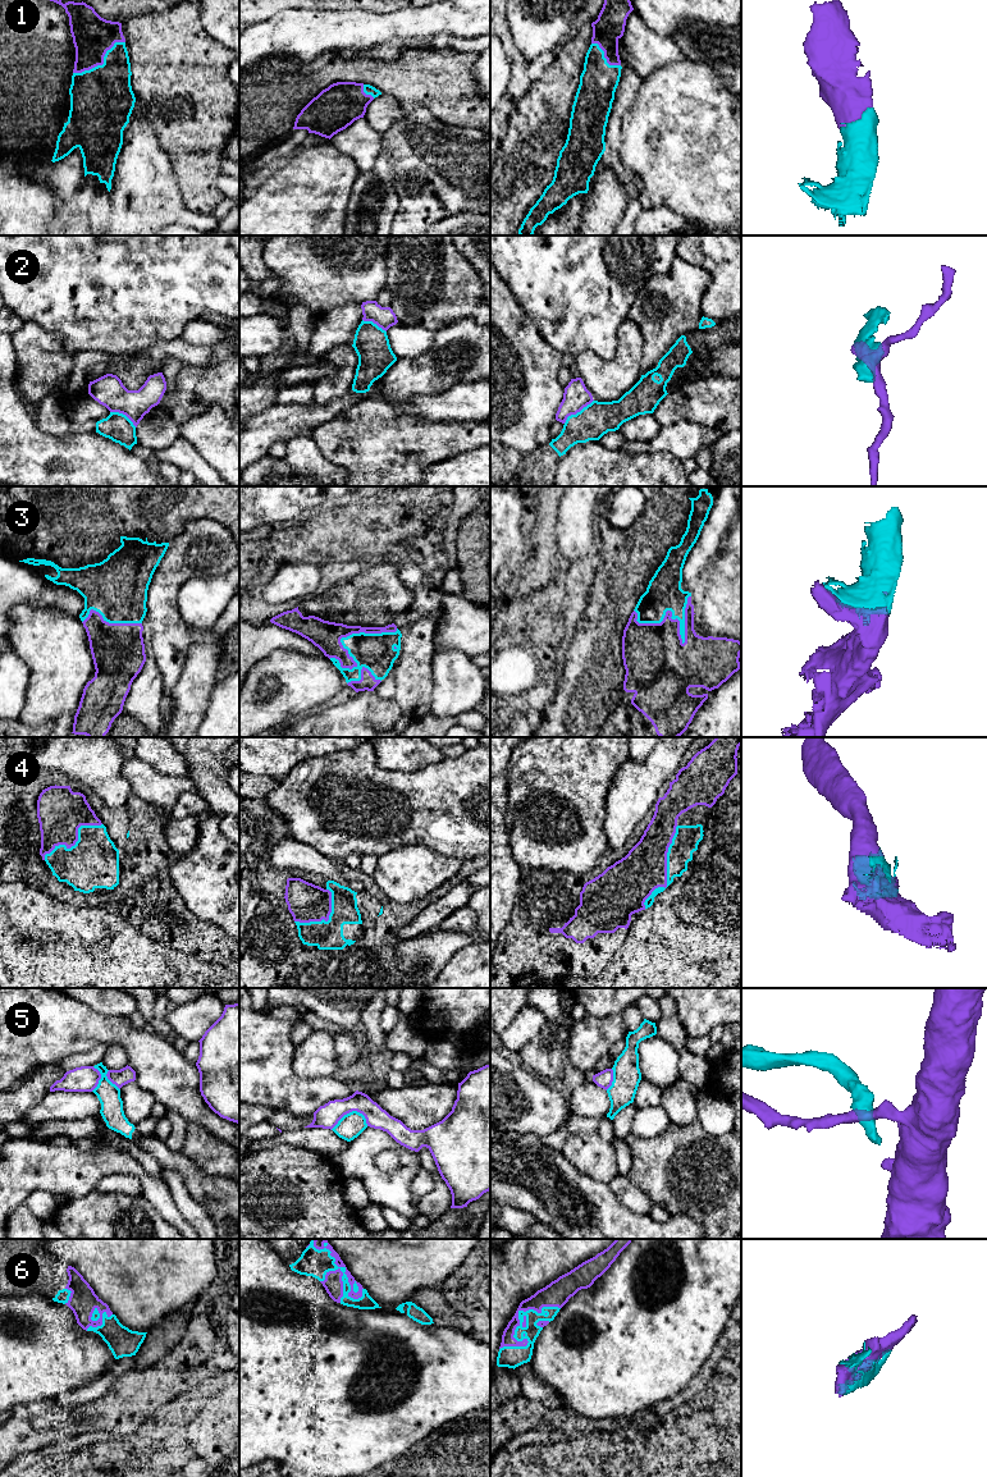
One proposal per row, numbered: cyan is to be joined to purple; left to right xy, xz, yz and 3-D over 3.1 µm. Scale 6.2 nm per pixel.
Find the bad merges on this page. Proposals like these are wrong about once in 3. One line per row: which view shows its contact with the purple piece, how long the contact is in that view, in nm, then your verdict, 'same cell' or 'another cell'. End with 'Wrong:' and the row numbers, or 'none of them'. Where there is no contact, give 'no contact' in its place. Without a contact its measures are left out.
1: xy | 380 nm | same cell
2: yz | 240 nm | another cell
3: yz | 380 nm | same cell
4: yz | 550 nm | same cell
5: xz | 240 nm | another cell
6: xz | 480 nm | same cell
Wrong: 2, 5

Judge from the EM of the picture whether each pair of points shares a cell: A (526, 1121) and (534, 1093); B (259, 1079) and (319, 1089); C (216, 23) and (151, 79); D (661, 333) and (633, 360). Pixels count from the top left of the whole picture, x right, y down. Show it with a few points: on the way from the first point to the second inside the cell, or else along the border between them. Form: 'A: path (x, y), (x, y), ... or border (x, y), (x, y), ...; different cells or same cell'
A: path (530, 1115), (534, 1110), (534, 1100); same cell
B: path (274, 1083), (283, 1089), (304, 1089); same cell
C: border (199, 13), (202, 27), (225, 46); different cells
D: border (634, 321), (640, 329), (643, 341), (641, 374); different cells

